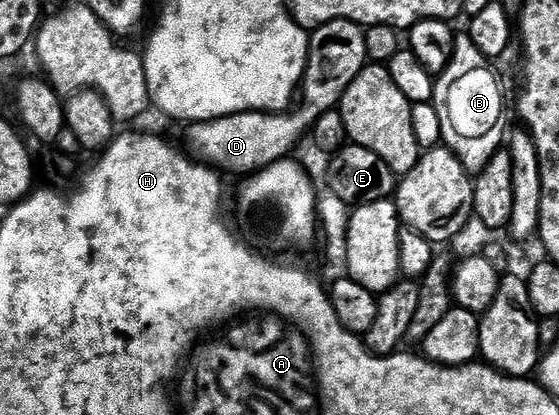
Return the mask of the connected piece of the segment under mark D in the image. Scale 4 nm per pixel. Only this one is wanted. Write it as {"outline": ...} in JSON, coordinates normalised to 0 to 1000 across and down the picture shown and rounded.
{"outline":[[[599,46],[596,55],[564,67],[555,84],[562,166],[553,169],[547,183],[551,239],[558,248],[547,251],[538,267],[530,267],[524,277],[440,267],[399,280],[395,287],[345,294],[335,308],[335,371],[388,414],[410,412],[415,422],[436,422],[435,427],[449,427],[460,412],[499,393],[503,383],[517,381],[524,371],[521,364],[535,349],[537,333],[560,313],[572,280],[606,251],[619,214],[626,214],[626,205],[640,186],[640,176],[651,171],[658,142],[653,77],[646,58],[617,46]]]}

